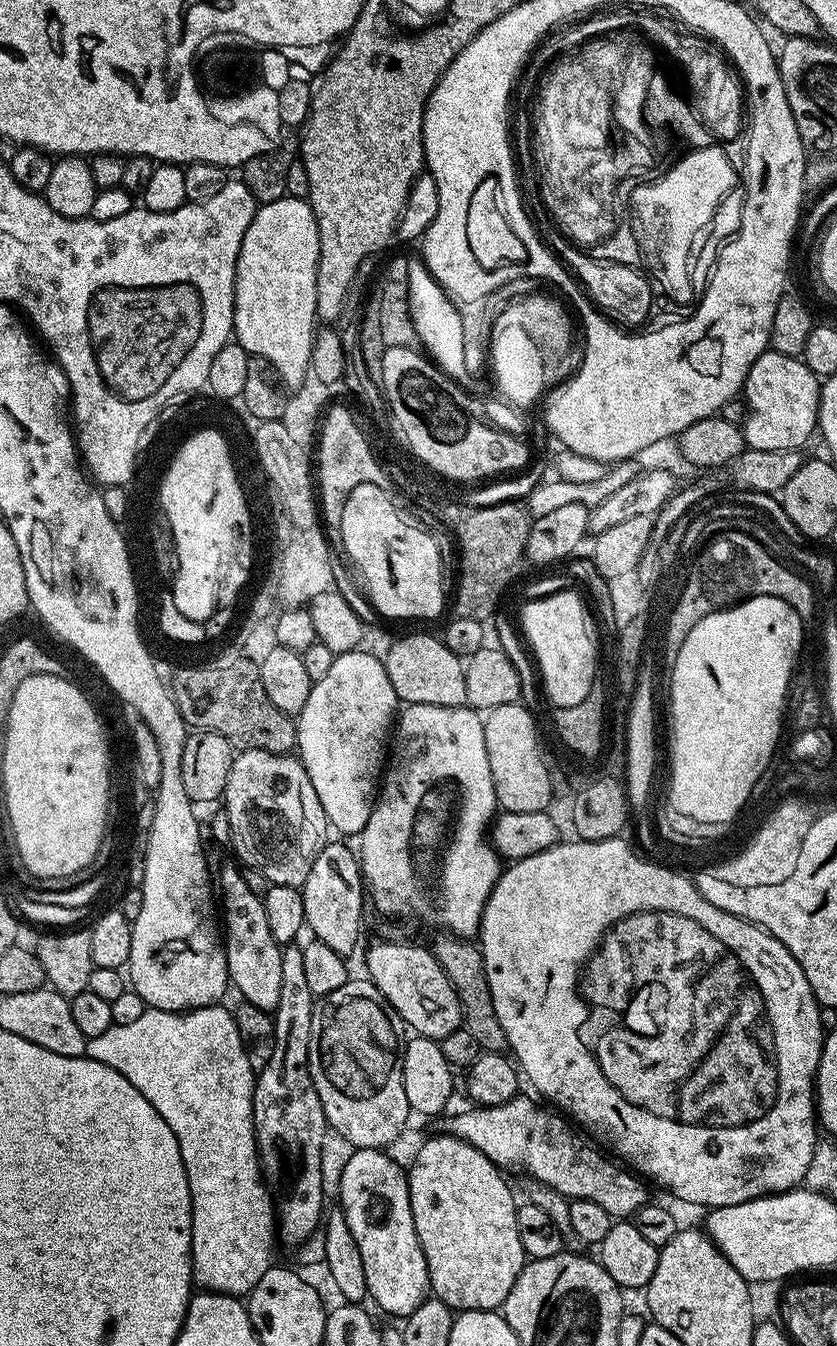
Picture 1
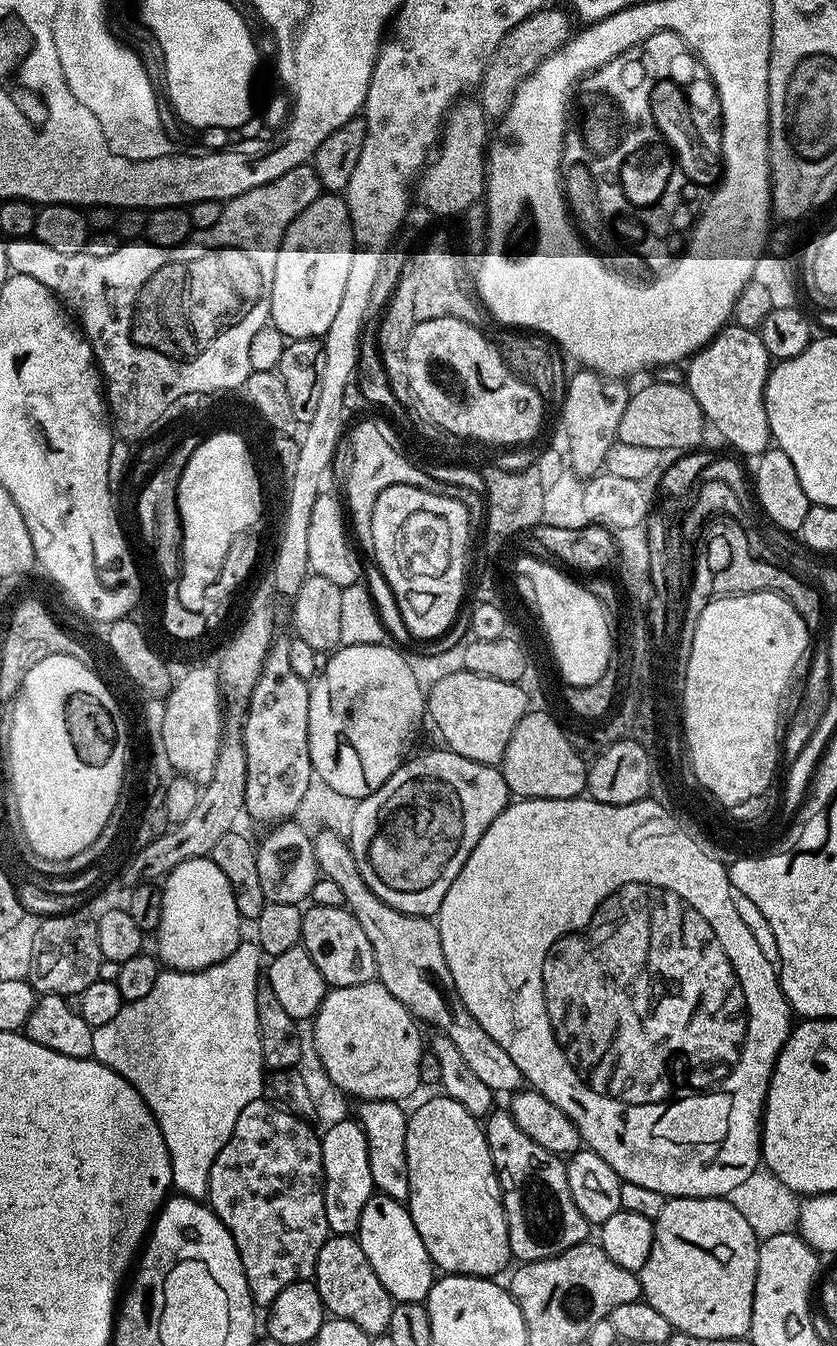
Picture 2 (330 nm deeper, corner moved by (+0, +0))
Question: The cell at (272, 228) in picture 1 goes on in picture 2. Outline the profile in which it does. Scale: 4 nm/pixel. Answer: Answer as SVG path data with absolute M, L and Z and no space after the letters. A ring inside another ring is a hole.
M321 194L317 200L288 228L284 241L278 250L278 259L274 261L274 286L270 290L270 323L288 340L314 340L322 338L330 330L330 322L338 315L338 306L342 306L342 294L346 290L346 278L350 271L352 244L346 236L349 223L348 206L345 197L340 194Z

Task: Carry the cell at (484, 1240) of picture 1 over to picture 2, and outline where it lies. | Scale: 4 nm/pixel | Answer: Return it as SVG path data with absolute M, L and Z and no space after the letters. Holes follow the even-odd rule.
M443 1094L430 1097L408 1116L406 1162L406 1207L414 1222L414 1230L418 1230L418 1238L422 1238L422 1246L426 1246L426 1254L430 1254L433 1265L441 1273L453 1276L499 1277L499 1272L507 1266L508 1260L513 1259L513 1255L508 1241L508 1219L504 1217L500 1181L481 1121L472 1116L466 1106L454 1102L454 1098Z

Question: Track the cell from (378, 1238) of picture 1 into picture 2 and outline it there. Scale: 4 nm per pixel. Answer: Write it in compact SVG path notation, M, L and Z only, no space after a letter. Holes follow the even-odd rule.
M373 1194L362 1210L358 1239L366 1258L370 1258L370 1266L374 1266L374 1274L378 1274L378 1282L386 1286L393 1301L402 1304L427 1301L428 1291L434 1283L434 1265L430 1254L426 1254L426 1246L422 1246L422 1238L418 1238L418 1230L414 1230L407 1207L401 1201Z

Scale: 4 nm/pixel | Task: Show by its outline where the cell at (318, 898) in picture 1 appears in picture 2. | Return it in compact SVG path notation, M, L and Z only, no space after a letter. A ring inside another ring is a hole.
M312 904L303 909L303 914L300 943L304 945L310 958L314 958L314 966L322 970L322 978L328 985L332 988L345 988L377 979L374 950L362 926L358 926L358 918L354 918L347 907Z

